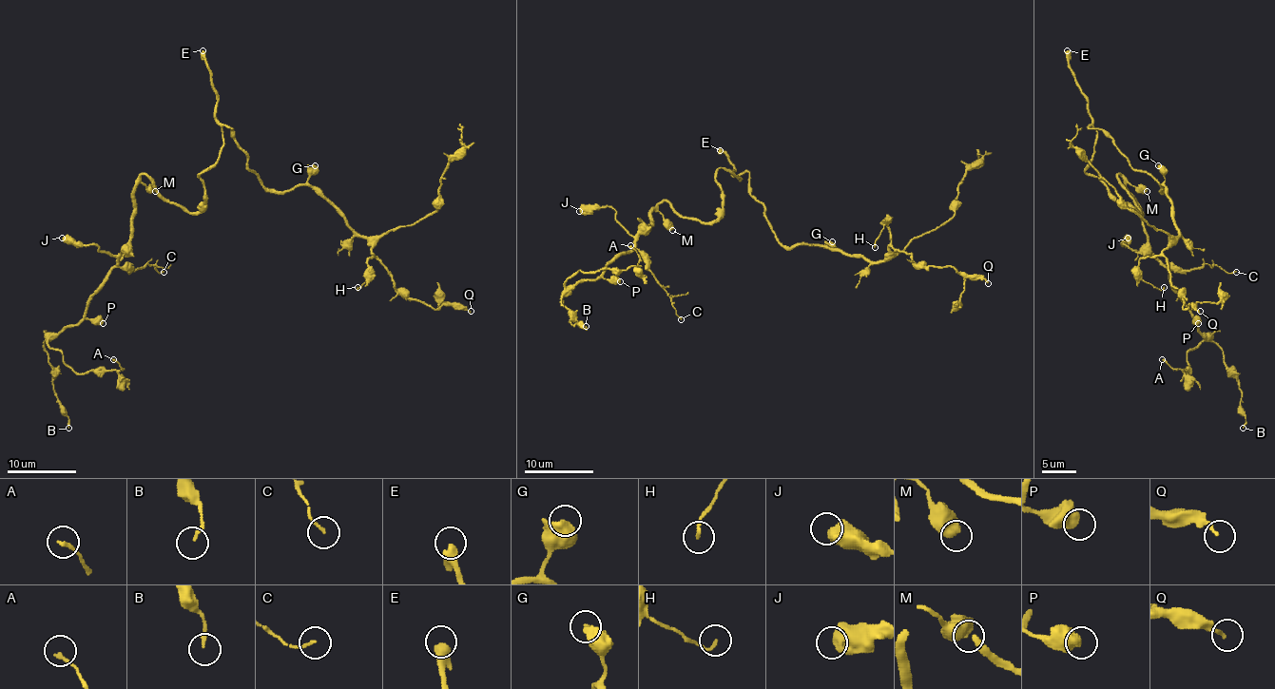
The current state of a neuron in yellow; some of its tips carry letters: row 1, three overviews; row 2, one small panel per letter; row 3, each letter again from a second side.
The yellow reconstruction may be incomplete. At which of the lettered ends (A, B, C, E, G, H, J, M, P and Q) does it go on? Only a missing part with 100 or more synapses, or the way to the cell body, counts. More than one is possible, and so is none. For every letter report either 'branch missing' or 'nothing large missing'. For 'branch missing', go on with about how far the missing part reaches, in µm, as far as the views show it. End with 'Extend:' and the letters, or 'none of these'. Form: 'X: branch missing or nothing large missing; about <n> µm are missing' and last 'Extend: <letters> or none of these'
A: nothing large missing
B: nothing large missing
C: nothing large missing
E: branch missing; about 200 µm are missing
G: nothing large missing
H: nothing large missing
J: nothing large missing
M: nothing large missing
P: nothing large missing
Q: nothing large missing
Extend: E

